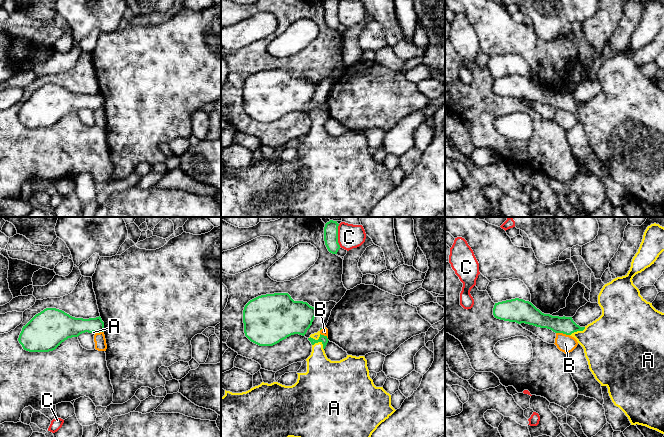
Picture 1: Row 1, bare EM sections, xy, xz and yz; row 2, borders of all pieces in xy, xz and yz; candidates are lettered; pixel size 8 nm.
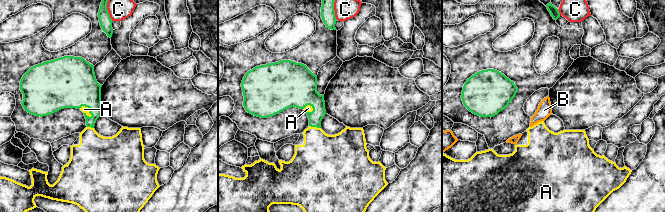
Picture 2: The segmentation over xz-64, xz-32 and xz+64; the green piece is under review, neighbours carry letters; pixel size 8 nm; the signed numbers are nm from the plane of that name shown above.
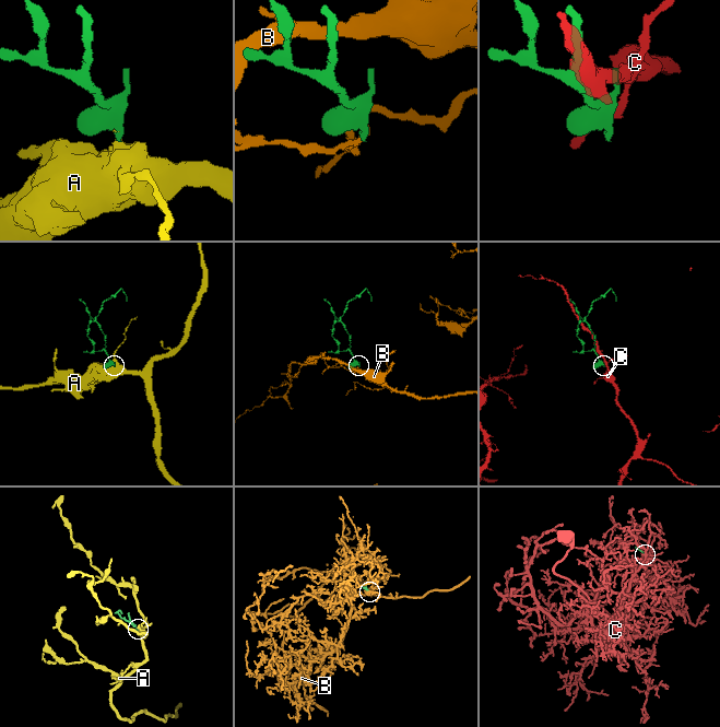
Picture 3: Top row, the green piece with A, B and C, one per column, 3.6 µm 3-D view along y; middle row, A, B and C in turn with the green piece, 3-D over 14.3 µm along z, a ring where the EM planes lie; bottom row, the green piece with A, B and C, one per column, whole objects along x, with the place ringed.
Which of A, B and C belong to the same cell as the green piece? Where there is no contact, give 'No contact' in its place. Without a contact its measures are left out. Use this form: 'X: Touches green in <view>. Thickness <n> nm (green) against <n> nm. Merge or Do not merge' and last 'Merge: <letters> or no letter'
A: Touches green in xz. Thickness 60 nm (green) against 240 nm. Merge
B: Touches green in yz. Thickness 140 nm (green) against 140 nm. Do not merge
C: Touches green in xz. Thickness 110 nm (green) against 200 nm. Do not merge
Merge: A

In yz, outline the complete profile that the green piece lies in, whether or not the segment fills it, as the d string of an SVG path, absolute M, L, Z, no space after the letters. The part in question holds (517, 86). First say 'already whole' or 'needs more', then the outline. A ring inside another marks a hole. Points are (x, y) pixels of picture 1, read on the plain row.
needs more | M651 0L644 8L638 28L632 35L631 43L625 52L617 53L605 60L598 71L598 80L602 91L585 103L577 101L572 93L559 93L544 90L531 78L515 74L495 79L495 94L525 99L540 104L547 104L555 109L563 109L574 113L583 123L589 145L595 155L608 164L609 172L615 182L619 183L628 193L631 201L642 201L664 210L664 89L656 86L652 79L647 78L639 65L633 60L633 53L650 43L664 27L664 3Z

